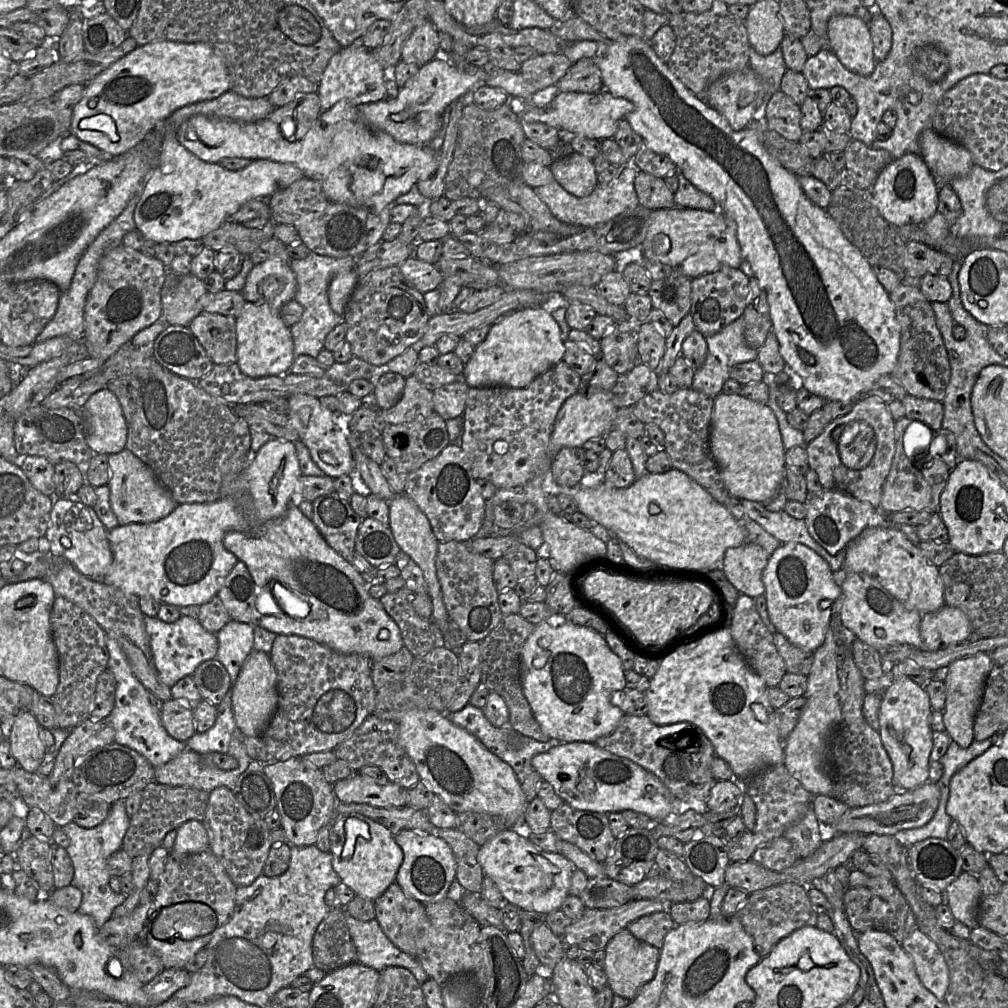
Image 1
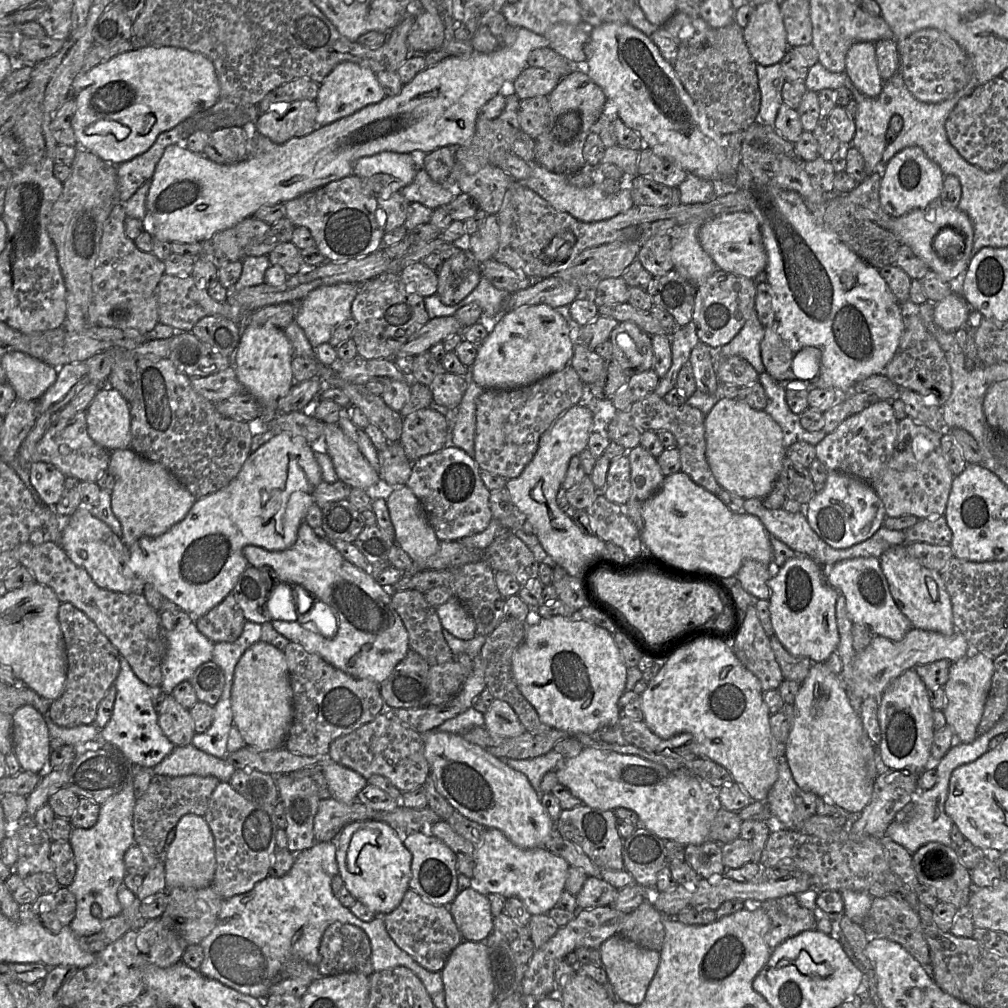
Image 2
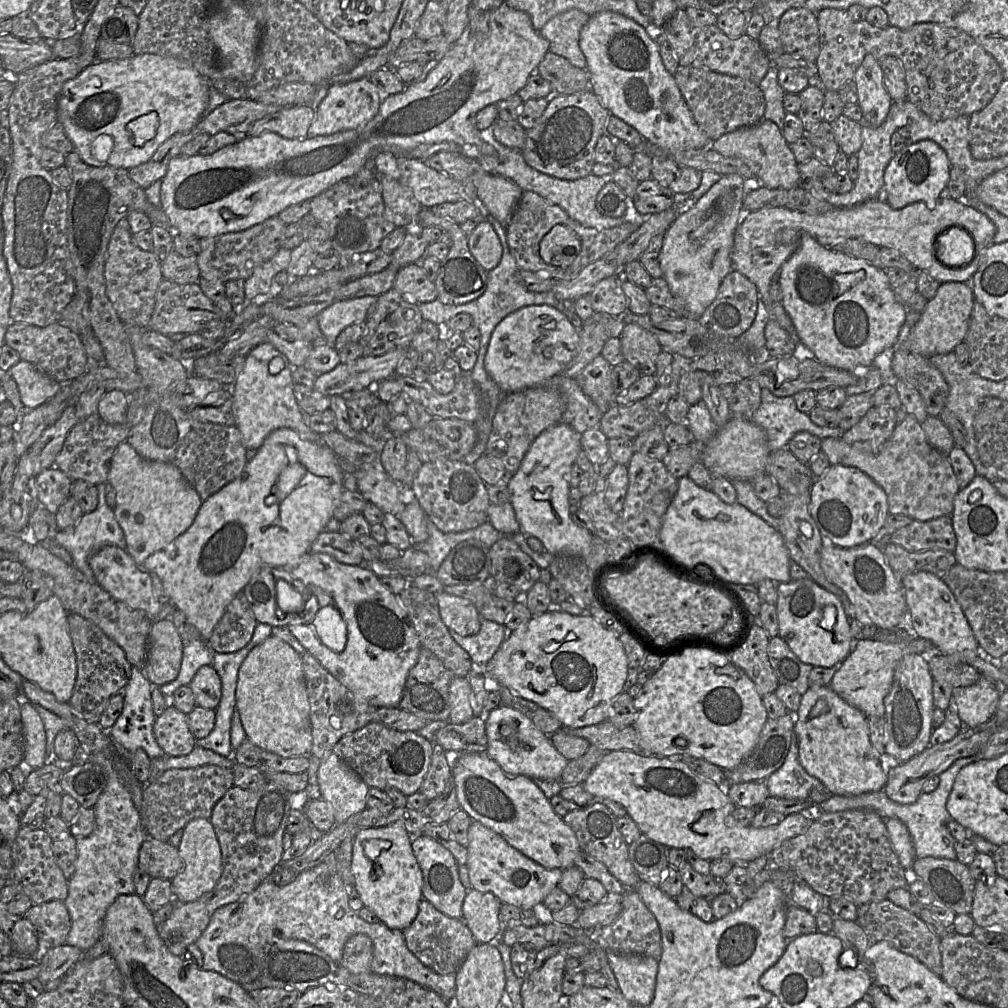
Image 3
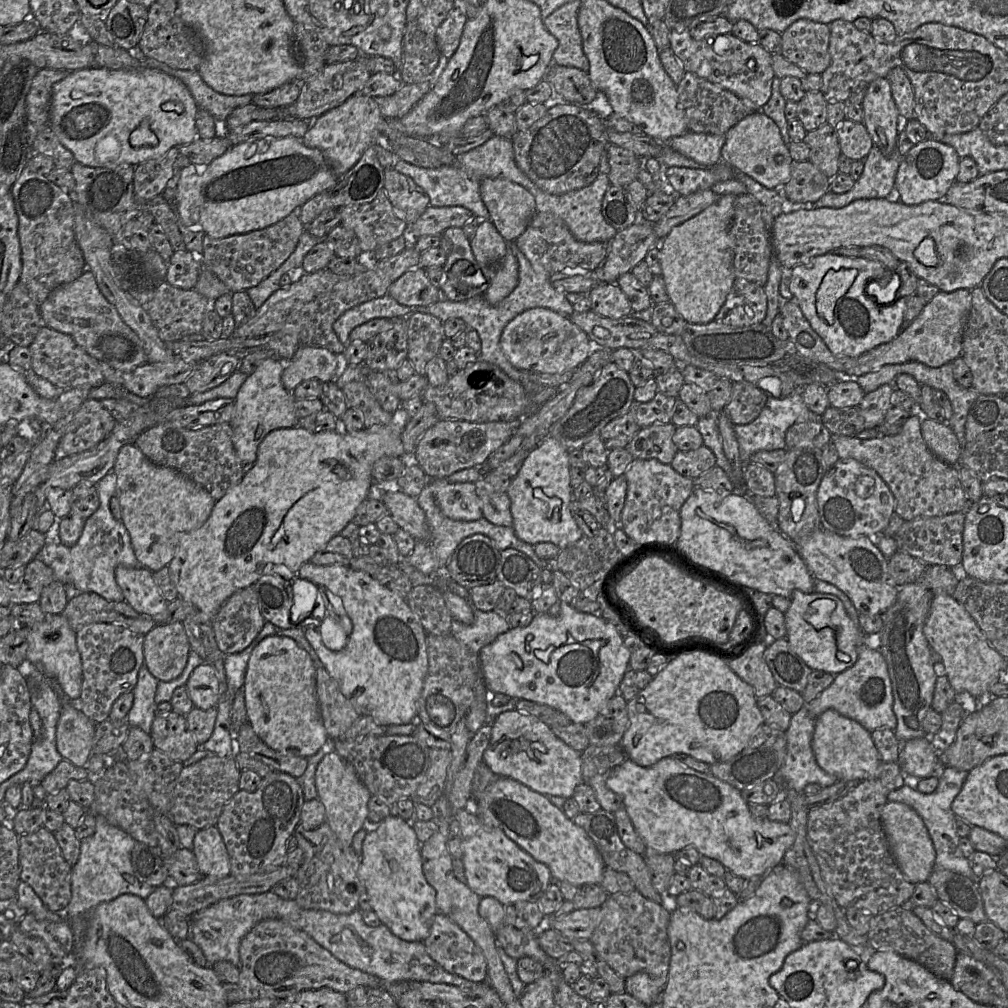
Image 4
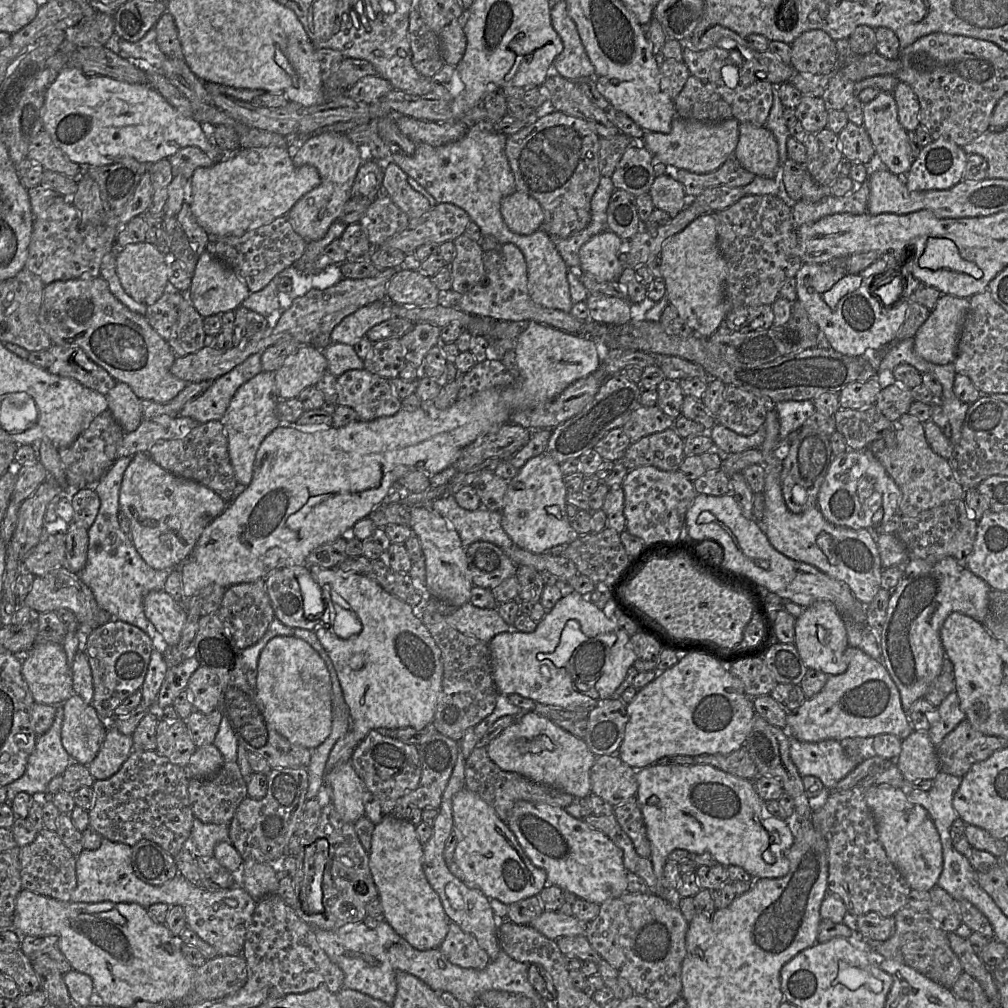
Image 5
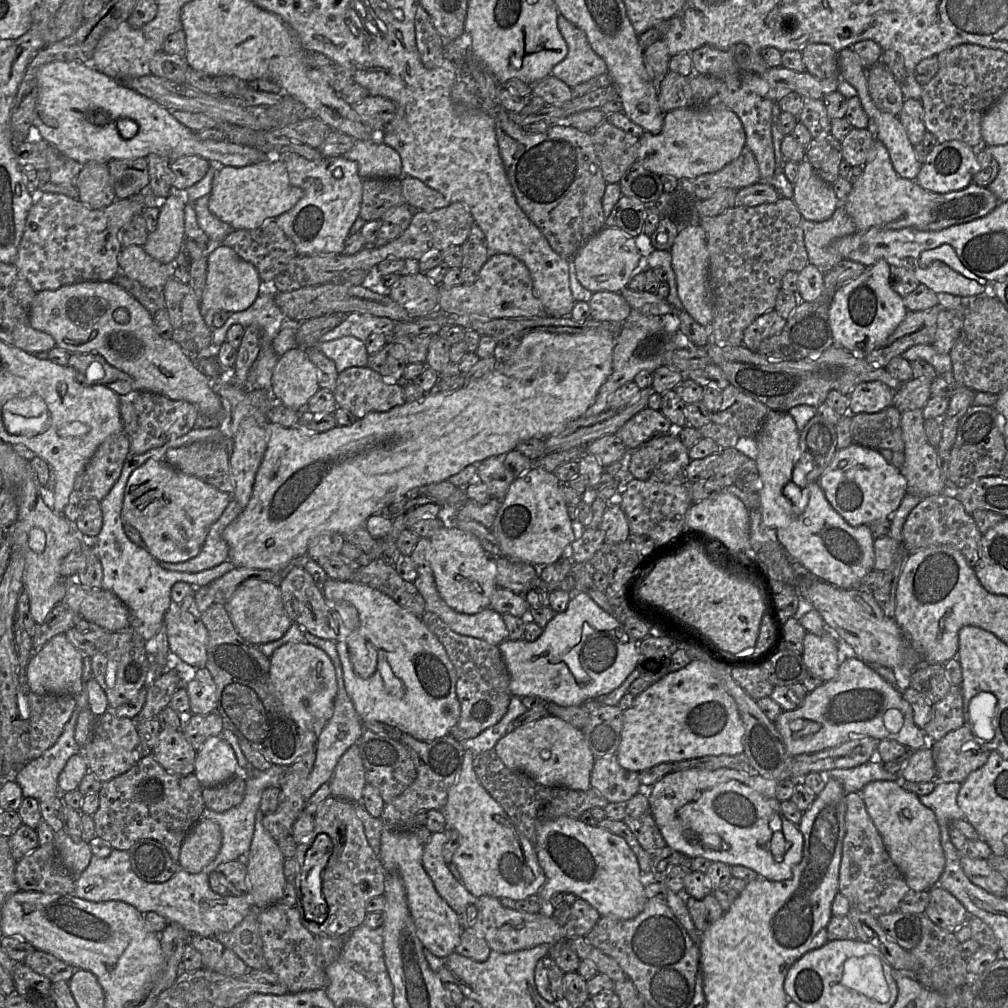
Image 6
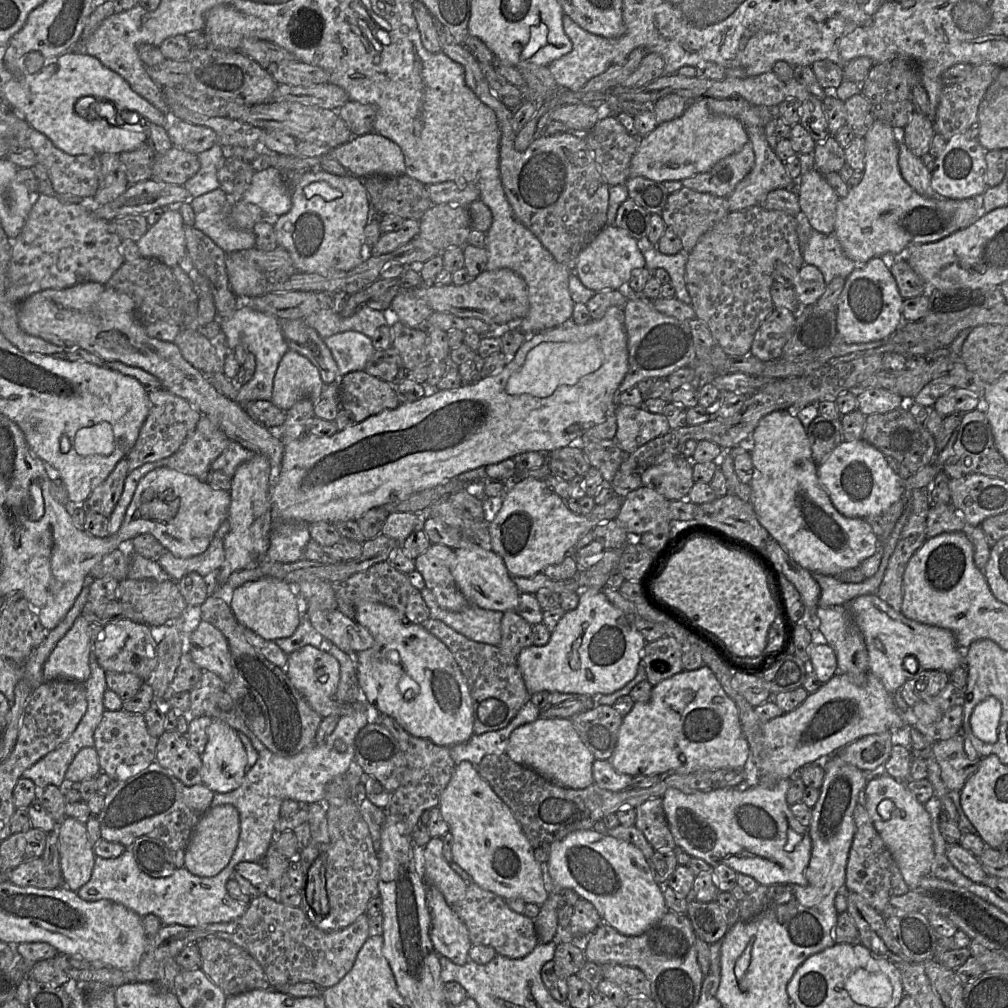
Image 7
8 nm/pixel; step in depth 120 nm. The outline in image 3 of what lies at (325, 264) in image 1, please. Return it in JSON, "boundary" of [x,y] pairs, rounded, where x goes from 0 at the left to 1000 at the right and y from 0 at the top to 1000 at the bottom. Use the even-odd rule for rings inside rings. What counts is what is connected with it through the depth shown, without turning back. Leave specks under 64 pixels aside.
{"boundary":[[[360,294],[334,299],[315,313],[316,324],[325,340],[331,343],[335,332],[345,323],[363,317],[375,294]]]}

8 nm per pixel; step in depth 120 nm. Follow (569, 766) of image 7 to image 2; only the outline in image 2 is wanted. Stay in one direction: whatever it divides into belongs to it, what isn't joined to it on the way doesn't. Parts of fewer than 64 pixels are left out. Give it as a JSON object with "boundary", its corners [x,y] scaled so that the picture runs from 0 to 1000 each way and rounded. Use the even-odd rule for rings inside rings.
{"boundary":[[[490,693],[480,707],[482,723],[497,731],[511,731],[522,726],[509,702],[501,695]]]}

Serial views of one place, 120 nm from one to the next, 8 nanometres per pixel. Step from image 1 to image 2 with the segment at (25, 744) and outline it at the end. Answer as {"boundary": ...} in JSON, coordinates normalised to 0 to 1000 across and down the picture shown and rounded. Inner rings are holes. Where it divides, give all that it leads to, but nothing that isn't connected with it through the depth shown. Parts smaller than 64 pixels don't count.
{"boundary":[[[31,699],[18,702],[12,709],[13,746],[22,765],[43,768],[48,762],[50,729],[42,709]]]}

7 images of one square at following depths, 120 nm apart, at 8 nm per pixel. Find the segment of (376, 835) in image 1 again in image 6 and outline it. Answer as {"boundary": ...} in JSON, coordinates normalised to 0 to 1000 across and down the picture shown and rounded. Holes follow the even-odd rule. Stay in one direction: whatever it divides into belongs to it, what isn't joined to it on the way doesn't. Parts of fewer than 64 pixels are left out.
{"boundary":[[[382,821],[378,827],[376,851],[383,866],[393,865],[400,873],[405,900],[413,919],[413,926],[421,941],[434,949],[451,944],[460,923],[455,908],[436,888],[419,857],[421,839],[411,824],[390,824]]]}

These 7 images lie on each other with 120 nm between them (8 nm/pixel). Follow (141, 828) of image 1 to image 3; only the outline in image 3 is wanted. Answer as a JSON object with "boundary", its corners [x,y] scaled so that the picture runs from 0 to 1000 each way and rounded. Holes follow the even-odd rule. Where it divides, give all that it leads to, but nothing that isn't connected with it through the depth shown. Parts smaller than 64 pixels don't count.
{"boundary":[[[203,759],[195,762],[165,764],[156,773],[142,778],[145,779],[142,783],[139,810],[145,831],[166,835],[188,814],[195,812],[208,813],[214,797],[232,780],[232,770],[230,763]]]}

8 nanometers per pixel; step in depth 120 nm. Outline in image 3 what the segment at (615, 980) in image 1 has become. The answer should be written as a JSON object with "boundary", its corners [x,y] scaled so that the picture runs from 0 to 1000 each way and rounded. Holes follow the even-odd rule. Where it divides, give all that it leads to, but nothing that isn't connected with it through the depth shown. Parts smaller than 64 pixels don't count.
{"boundary":[[[601,942],[613,982],[627,996],[643,999],[649,989],[653,953],[636,947],[617,947]]]}

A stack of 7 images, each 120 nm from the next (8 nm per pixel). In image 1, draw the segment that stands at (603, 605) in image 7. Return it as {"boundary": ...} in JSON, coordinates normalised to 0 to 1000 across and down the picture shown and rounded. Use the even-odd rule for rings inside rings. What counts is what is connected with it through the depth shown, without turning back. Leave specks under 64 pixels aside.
{"boundary":[[[542,616],[531,621],[530,626],[524,632],[518,642],[517,647],[517,680],[519,688],[527,701],[529,709],[536,719],[538,725],[546,732],[556,736],[583,736],[589,737],[592,733],[602,730],[609,725],[619,707],[617,696],[619,693],[621,676],[620,665],[618,664],[615,653],[607,647],[600,636],[598,630],[577,621],[572,621],[564,617],[557,618],[549,622]]]}

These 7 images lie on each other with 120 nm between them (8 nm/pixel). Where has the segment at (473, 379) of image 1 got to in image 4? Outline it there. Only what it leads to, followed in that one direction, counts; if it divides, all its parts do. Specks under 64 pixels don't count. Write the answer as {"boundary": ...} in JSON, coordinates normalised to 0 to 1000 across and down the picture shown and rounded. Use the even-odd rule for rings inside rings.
{"boundary":[[[544,306],[524,307],[509,315],[499,326],[496,344],[504,358],[523,369],[556,371],[571,367],[588,349],[589,340],[564,314]]]}

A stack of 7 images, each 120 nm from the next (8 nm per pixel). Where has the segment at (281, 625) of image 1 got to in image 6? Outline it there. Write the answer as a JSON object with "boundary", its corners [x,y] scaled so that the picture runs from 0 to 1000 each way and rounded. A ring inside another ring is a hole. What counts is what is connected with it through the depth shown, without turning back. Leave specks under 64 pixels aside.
{"boundary":[[[325,573],[319,581],[320,590],[324,596],[324,599],[330,606],[331,612],[336,620],[336,634],[332,637],[334,647],[337,652],[339,664],[340,664],[340,673],[342,684],[348,692],[351,701],[358,712],[359,716],[362,715],[375,715],[386,718],[400,727],[404,727],[409,729],[411,732],[416,734],[431,734],[433,732],[437,732],[442,729],[445,729],[448,721],[453,717],[456,711],[456,696],[453,692],[452,688],[452,678],[453,678],[453,670],[448,659],[445,654],[443,647],[437,637],[437,635],[423,622],[418,612],[413,611],[407,606],[403,605],[399,601],[397,601],[394,597],[392,597],[388,592],[381,589],[380,587],[371,584],[367,581],[356,579],[346,575],[333,575]],[[354,633],[362,633],[365,636],[369,637],[374,645],[374,661],[369,670],[366,672],[359,672],[355,670],[350,665],[350,659],[348,656],[349,649],[347,647],[347,643],[345,641],[345,636],[343,634],[354,634]],[[355,737],[339,749],[326,776],[329,790],[347,796],[360,795],[360,783],[364,776]]]}

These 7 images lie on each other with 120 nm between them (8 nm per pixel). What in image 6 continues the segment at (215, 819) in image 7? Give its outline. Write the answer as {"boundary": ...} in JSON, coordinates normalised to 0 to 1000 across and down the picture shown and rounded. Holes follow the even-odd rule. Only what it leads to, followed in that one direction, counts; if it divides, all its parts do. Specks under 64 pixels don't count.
{"boundary":[[[197,813],[183,832],[177,857],[179,862],[198,866],[216,848],[220,838],[217,818],[208,813]]]}

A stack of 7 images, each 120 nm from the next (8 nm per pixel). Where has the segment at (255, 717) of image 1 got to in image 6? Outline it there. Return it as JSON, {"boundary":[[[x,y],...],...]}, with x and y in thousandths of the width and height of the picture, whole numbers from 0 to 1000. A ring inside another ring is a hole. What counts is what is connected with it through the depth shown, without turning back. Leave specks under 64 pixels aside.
{"boundary":[[[284,638],[272,645],[268,653],[268,674],[277,688],[284,706],[299,721],[311,722],[316,729],[329,711],[334,689],[333,665],[319,644],[306,638]]]}

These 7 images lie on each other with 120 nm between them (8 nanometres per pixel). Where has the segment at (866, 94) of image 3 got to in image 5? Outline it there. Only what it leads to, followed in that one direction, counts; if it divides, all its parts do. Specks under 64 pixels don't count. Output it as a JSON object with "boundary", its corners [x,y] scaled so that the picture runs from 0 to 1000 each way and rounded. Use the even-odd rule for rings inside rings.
{"boundary":[[[873,90],[866,99],[856,103],[856,126],[868,147],[869,155],[878,166],[888,174],[899,174],[907,158],[904,155],[900,130],[892,120],[889,100],[884,91]]]}

